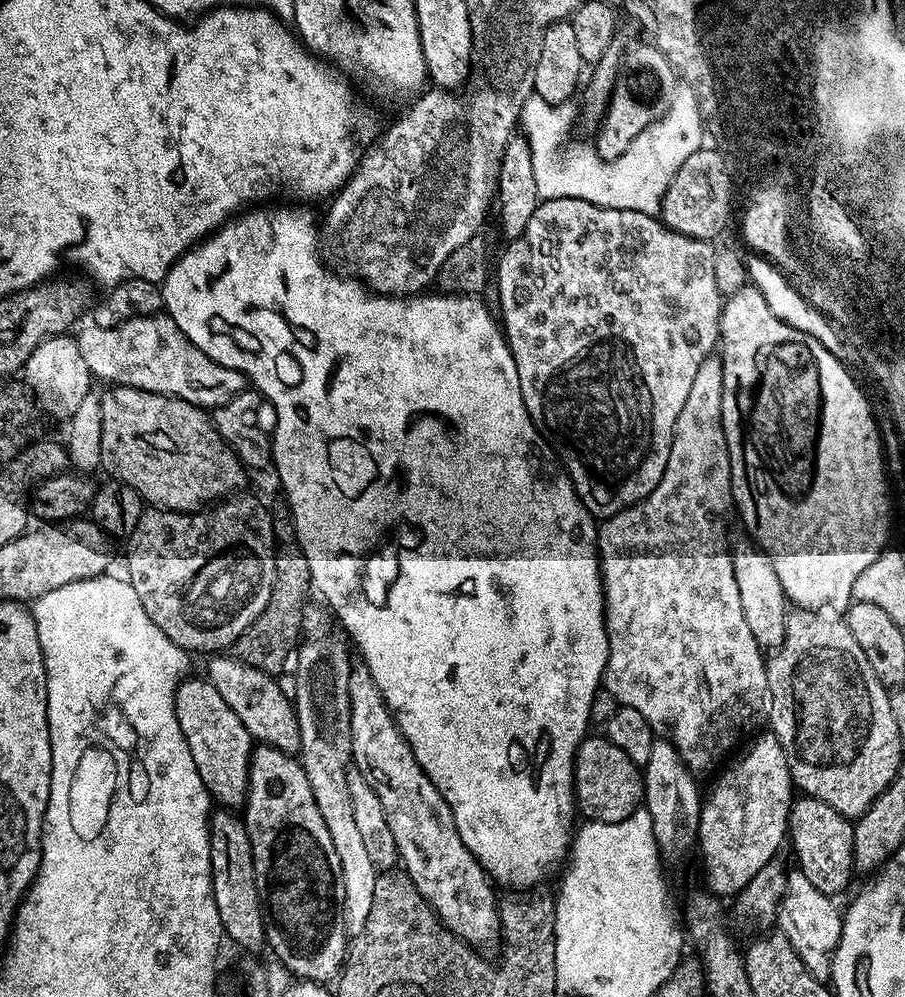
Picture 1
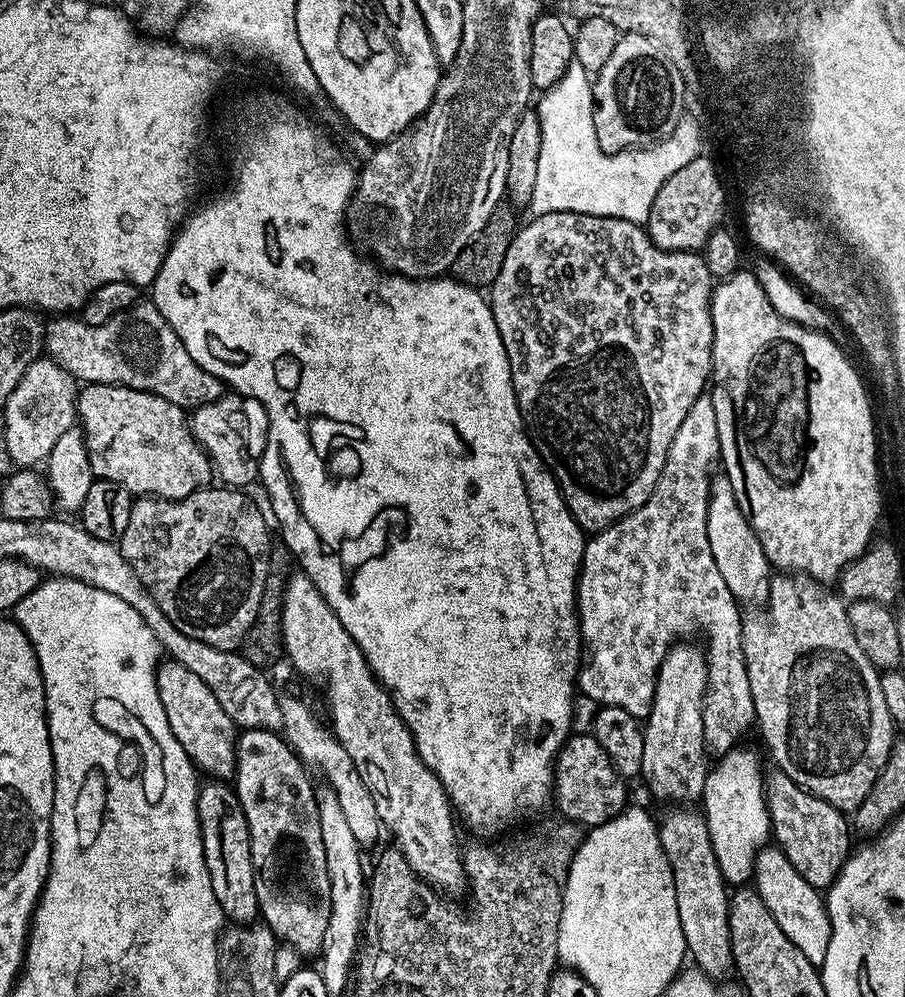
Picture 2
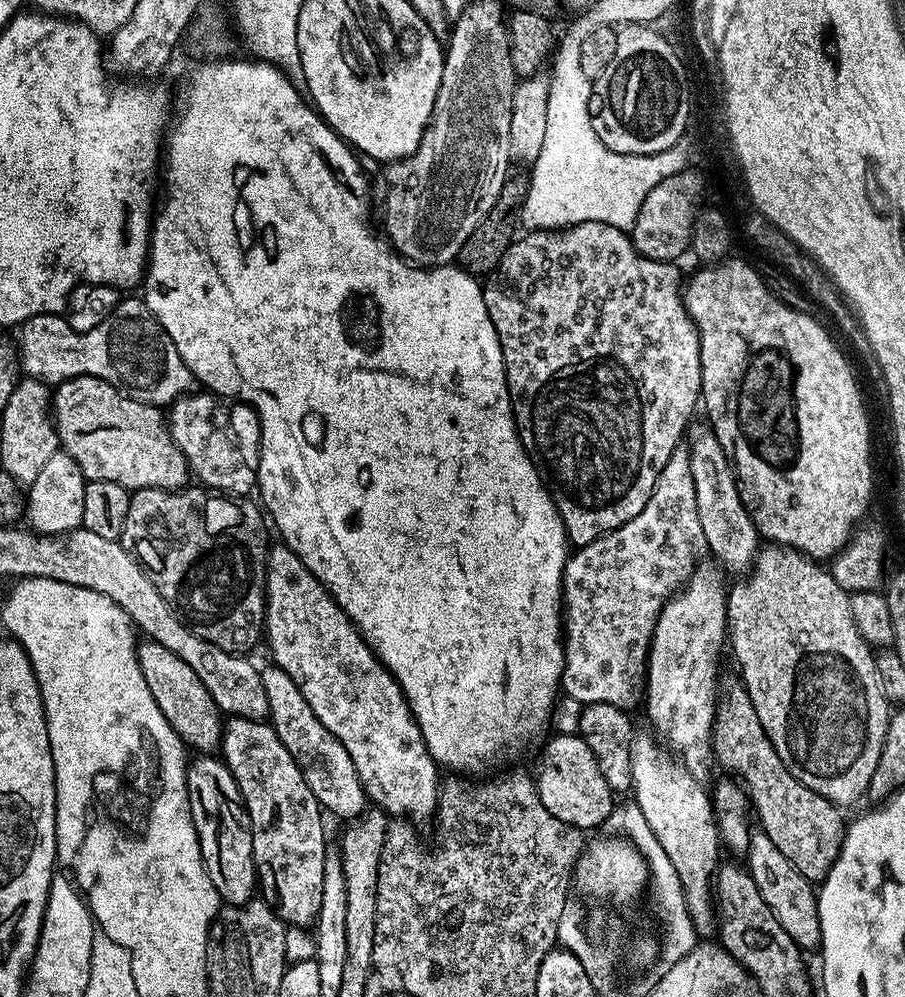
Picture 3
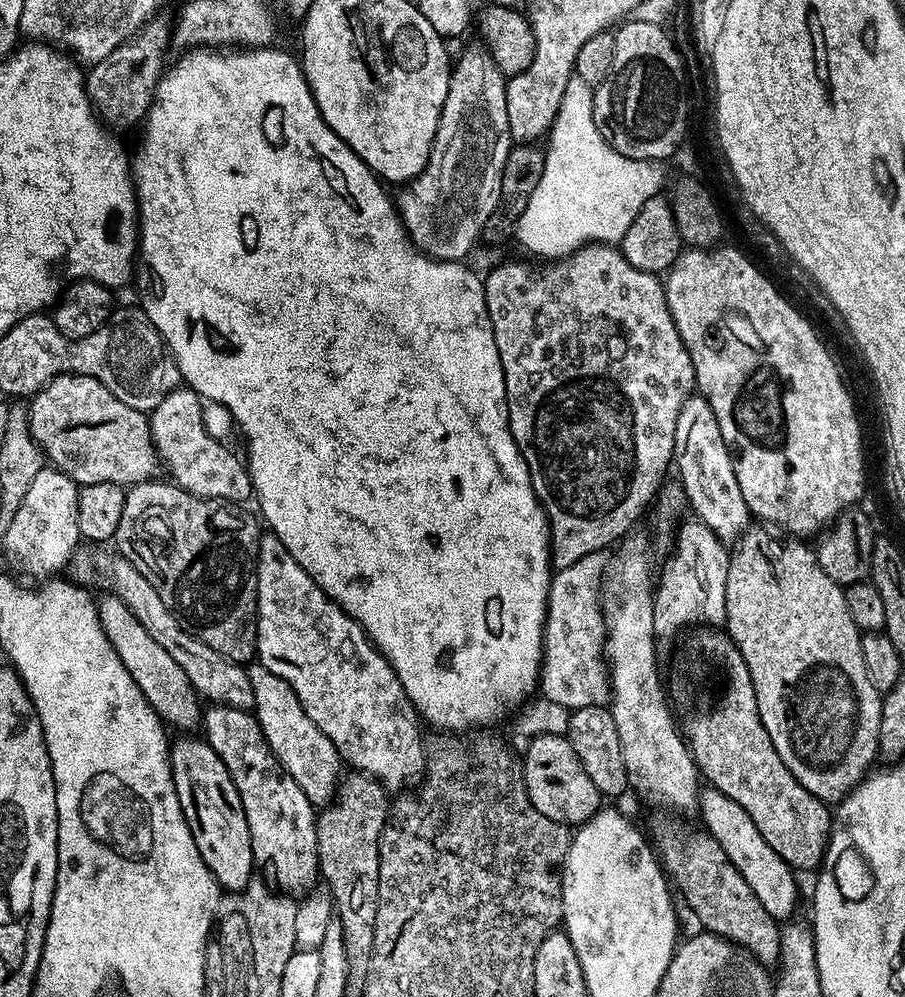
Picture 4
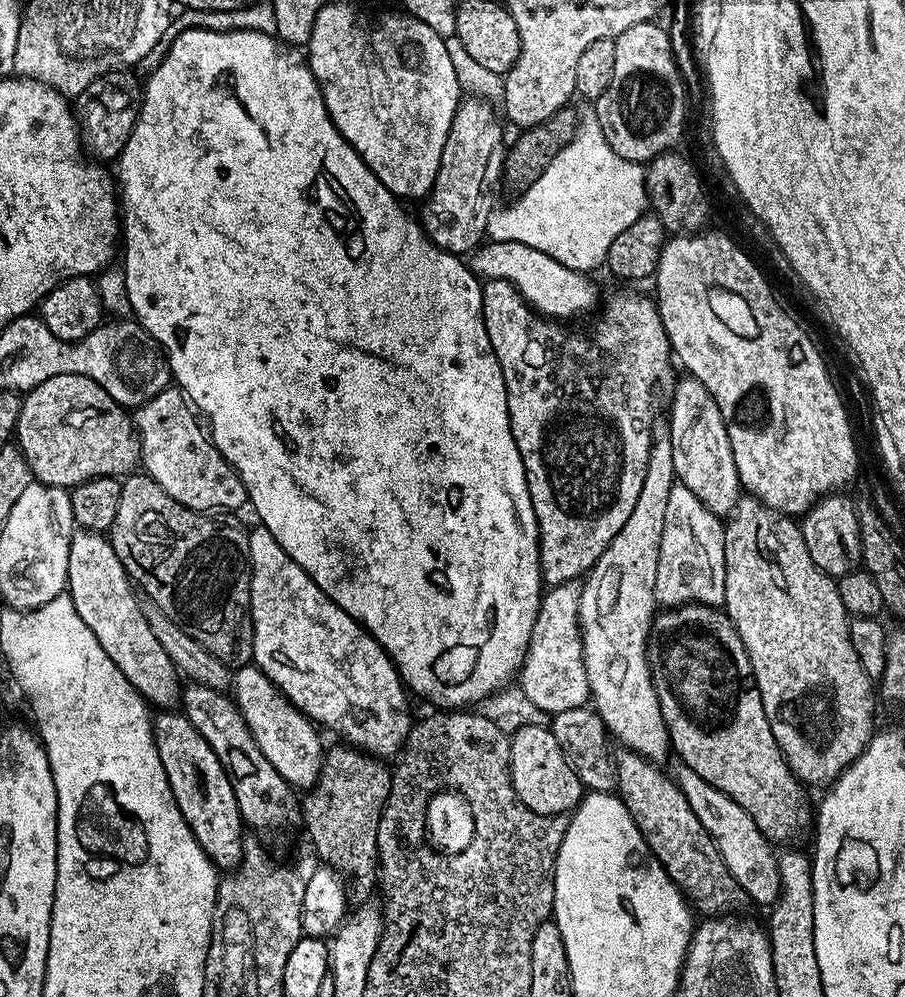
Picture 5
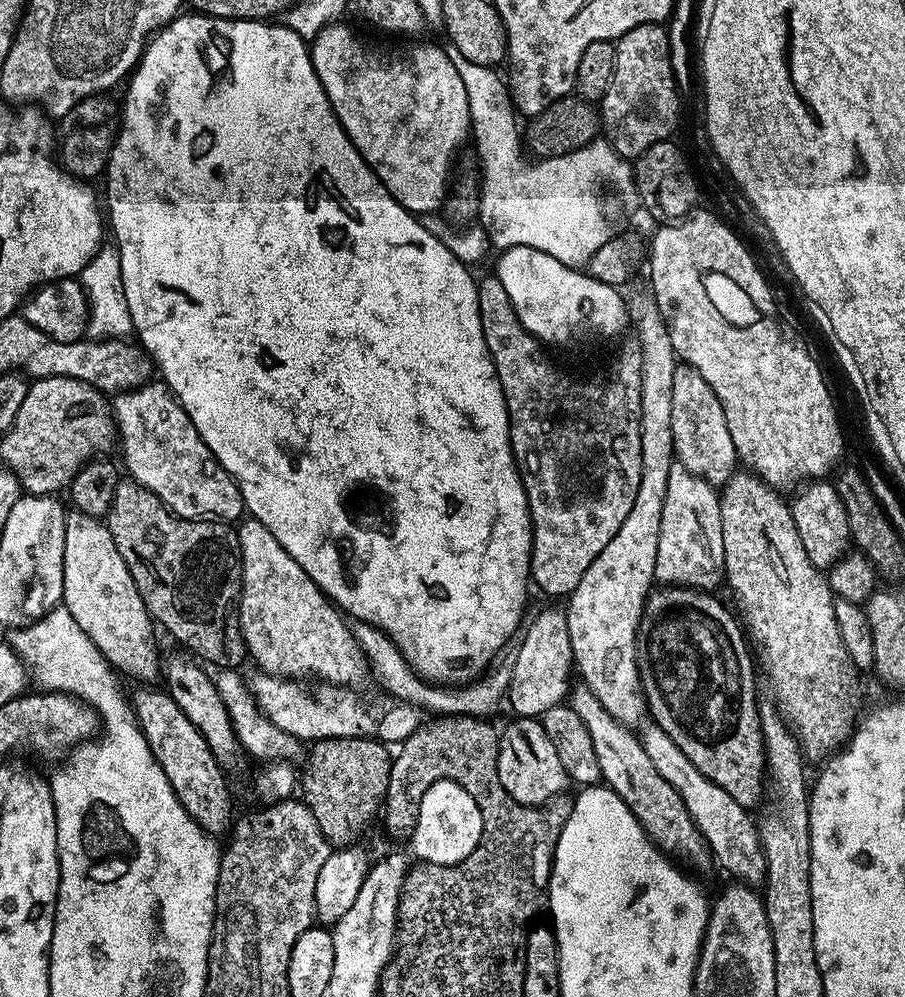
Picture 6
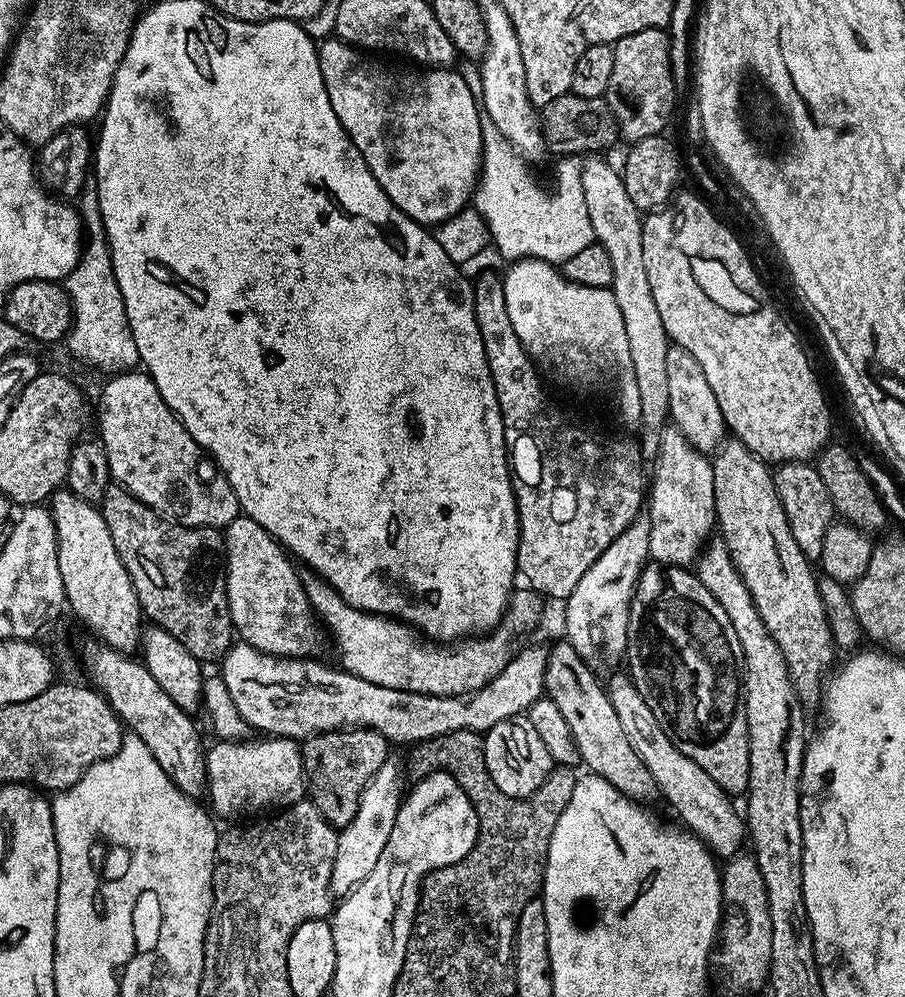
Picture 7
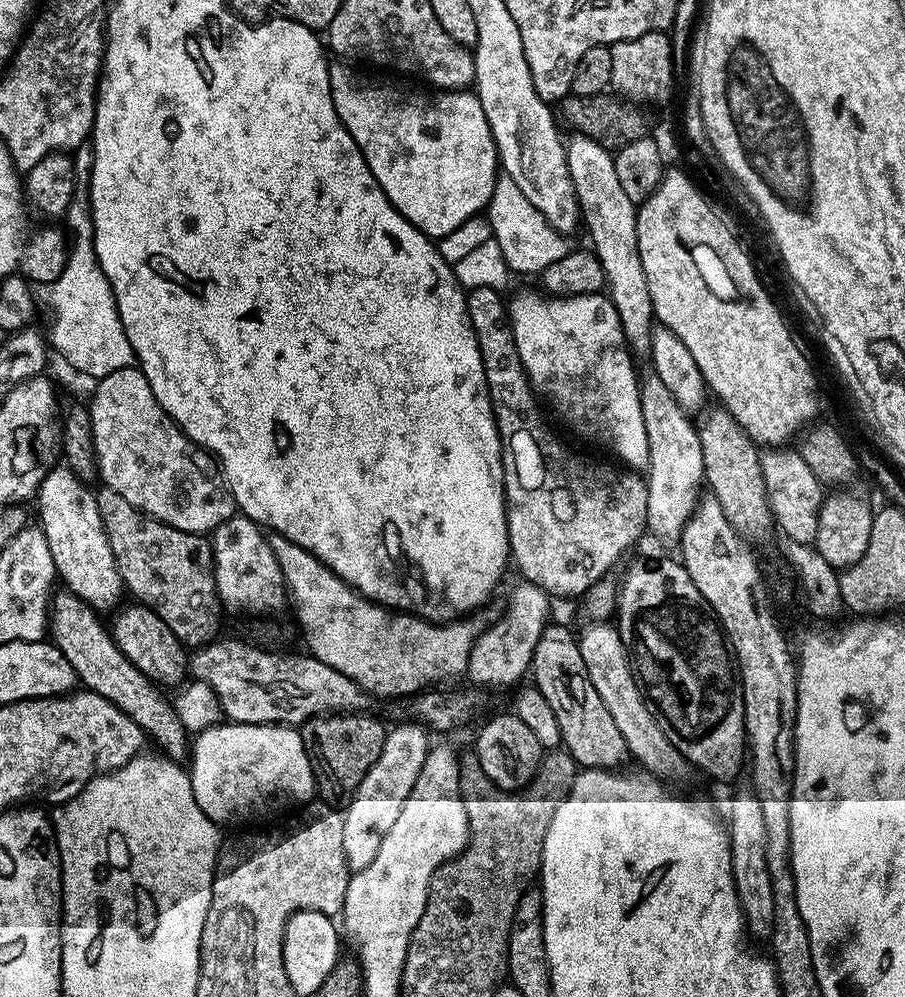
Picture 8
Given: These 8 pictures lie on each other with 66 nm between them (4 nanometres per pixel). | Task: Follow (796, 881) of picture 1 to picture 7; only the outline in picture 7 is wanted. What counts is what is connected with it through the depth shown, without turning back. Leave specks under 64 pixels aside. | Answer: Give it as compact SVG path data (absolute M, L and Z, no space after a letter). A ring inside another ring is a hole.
M621 674L607 681L606 691L614 706L614 714L618 714L618 722L622 722L622 730L626 730L626 738L630 738L630 746L634 746L638 758L642 758L650 770L659 795L664 795L669 806L680 815L679 823L699 836L717 857L737 855L743 849L740 847L746 844L746 820L741 813L740 816L736 813L735 806L728 801L731 800L729 793L723 792L718 782L714 782L714 778L710 778L710 774L706 774L698 762L686 758L686 754L682 754L674 742L670 742L662 726L658 726L658 718L654 718L650 706L646 706L642 694L638 694L627 675Z

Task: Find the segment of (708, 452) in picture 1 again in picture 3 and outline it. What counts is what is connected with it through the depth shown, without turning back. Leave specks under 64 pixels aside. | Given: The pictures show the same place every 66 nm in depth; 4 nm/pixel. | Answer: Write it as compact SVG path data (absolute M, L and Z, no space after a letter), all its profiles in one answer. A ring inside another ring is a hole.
M681 446L670 454L666 466L658 474L658 482L638 518L630 518L630 522L618 526L618 530L599 536L585 548L576 548L568 557L562 589L564 669L560 687L564 696L574 698L581 706L613 704L632 710L639 700L641 703L648 649L652 647L656 620L664 603L691 578L701 559L700 548L702 552L704 547L698 498L694 494L694 474L690 474L688 448Z

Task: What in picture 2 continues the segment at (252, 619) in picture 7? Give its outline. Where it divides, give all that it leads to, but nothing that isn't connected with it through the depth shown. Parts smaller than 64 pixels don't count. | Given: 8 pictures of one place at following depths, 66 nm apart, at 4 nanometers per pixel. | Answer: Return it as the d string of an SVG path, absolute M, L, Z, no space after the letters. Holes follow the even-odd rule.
M292 574L284 585L284 609L280 615L280 629L284 639L283 655L304 676L324 676L328 679L328 708L332 711L331 731L336 741L350 754L358 774L362 774L362 782L370 790L374 798L374 806L378 806L378 818L385 829L396 835L395 847L410 862L421 880L444 894L456 892L465 887L466 873L462 859L462 848L456 845L456 824L452 821L454 809L444 792L442 782L425 766L416 749L410 730L404 725L404 719L392 705L392 698L384 685L372 673L372 667L366 662L362 650L354 642L354 638L342 626L338 614L326 602L326 598L314 586L314 582L306 575Z

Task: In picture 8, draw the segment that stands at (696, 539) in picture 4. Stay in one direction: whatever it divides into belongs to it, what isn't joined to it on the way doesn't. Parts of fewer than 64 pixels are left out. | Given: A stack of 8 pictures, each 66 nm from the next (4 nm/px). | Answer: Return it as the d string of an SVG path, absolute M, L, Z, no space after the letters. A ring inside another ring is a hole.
M648 374L648 377L640 380L640 401L648 439L647 531L664 540L676 542L688 525L688 519L696 513L696 505L702 499L702 489L705 487L700 434L693 417L684 412L678 402L674 402L670 390L666 390L666 385L662 383L662 378Z

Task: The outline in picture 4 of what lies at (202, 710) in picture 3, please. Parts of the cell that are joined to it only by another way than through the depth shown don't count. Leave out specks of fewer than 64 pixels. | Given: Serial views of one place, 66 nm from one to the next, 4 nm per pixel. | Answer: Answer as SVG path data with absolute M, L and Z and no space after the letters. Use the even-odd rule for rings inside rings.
M114 594L107 595L98 600L100 625L104 627L104 633L122 658L126 670L130 670L130 676L134 678L138 690L142 690L146 702L150 702L165 725L199 729L202 724L202 697L194 690L190 678L186 678L186 670L182 670L182 666L178 666L178 662L174 662L174 658L170 658L170 654L166 654L166 650L162 650L162 646L158 646L154 638L150 638L150 634L146 634L142 622L134 618L126 602L122 602Z

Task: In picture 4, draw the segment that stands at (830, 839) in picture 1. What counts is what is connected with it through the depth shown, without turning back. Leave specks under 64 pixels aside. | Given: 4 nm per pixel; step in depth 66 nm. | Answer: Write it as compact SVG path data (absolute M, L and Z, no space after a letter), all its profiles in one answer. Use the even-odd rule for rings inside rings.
M700 626L692 634L693 636L684 644L684 664L688 667L689 674L696 679L696 685L692 688L692 705L688 708L686 743L692 752L692 760L696 763L701 777L711 787L726 794L726 798L730 798L744 807L746 814L750 814L750 822L754 822L754 826L758 826L758 834L762 834L762 838L766 838L766 846L770 846L770 850L774 850L774 854L778 854L778 858L782 858L793 870L803 874L803 872L810 871L811 868L819 869L824 862L824 851L828 849L828 837L832 834L833 813L830 811L829 805L825 801L819 800L814 794L810 794L810 790L806 790L806 786L802 786L802 782L798 782L798 778L794 778L794 774L790 774L790 770L786 770L782 758L778 758L778 750L774 750L774 742L770 742L770 734L766 734L766 726L762 726L762 718L758 714L758 702L754 694L754 682L750 682L750 670L738 650L738 646L730 639L727 631L716 626Z

